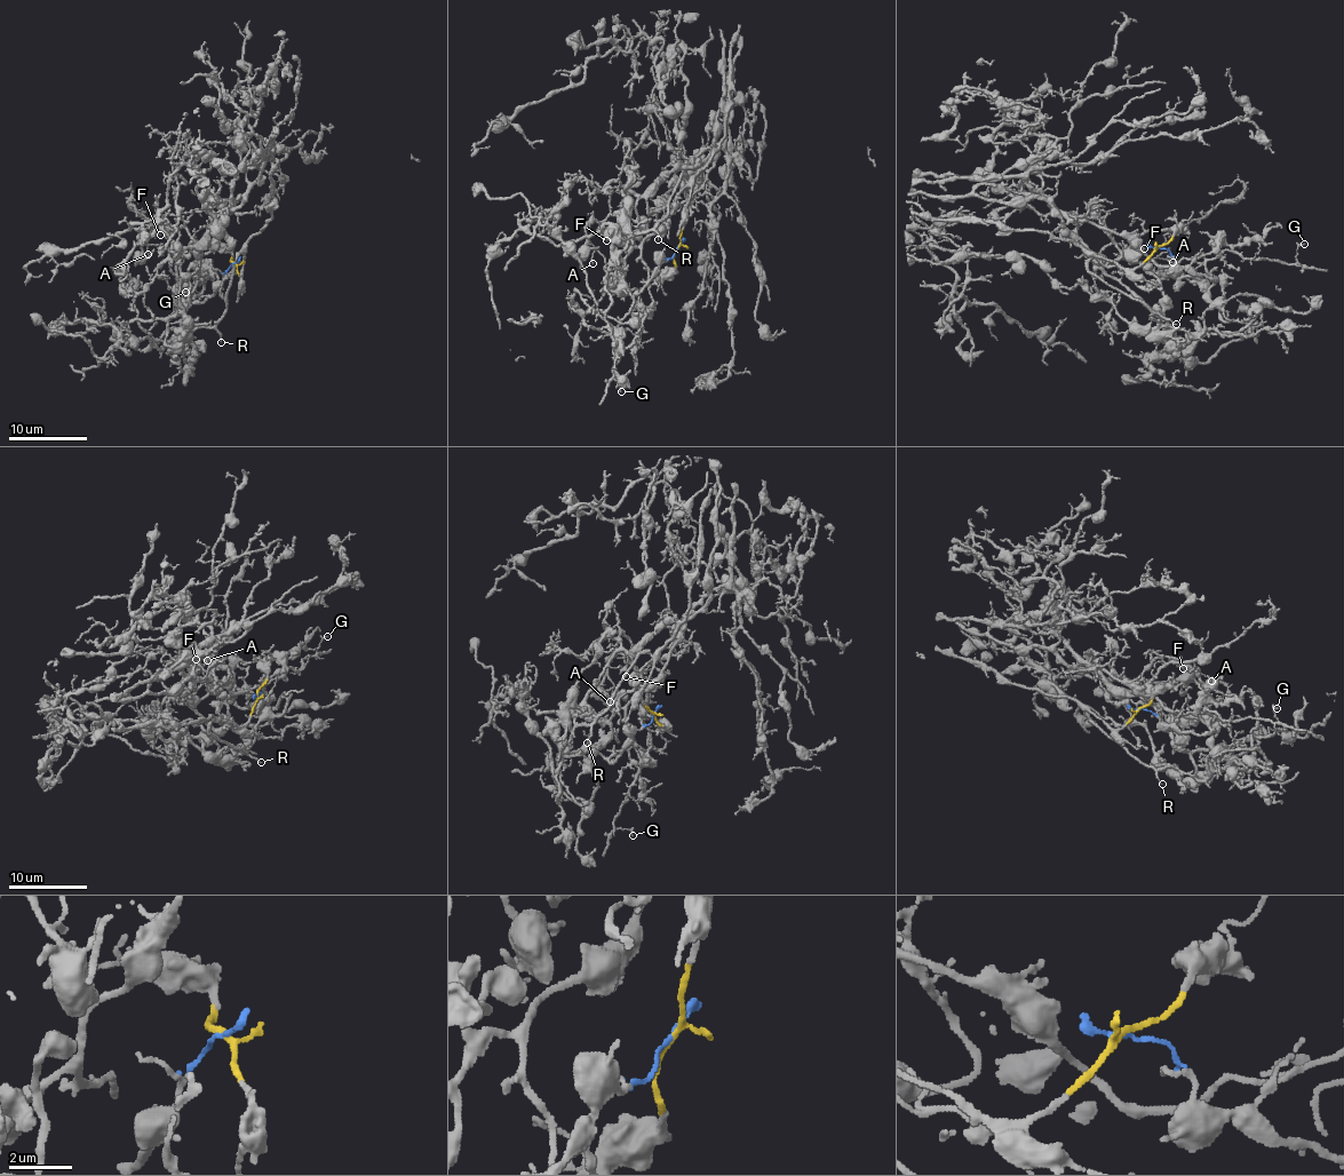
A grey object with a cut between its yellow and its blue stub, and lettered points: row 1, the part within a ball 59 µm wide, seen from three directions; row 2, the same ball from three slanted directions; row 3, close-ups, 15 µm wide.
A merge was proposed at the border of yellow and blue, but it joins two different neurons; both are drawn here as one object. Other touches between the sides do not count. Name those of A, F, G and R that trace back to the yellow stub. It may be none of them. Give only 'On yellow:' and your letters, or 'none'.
On yellow: R

